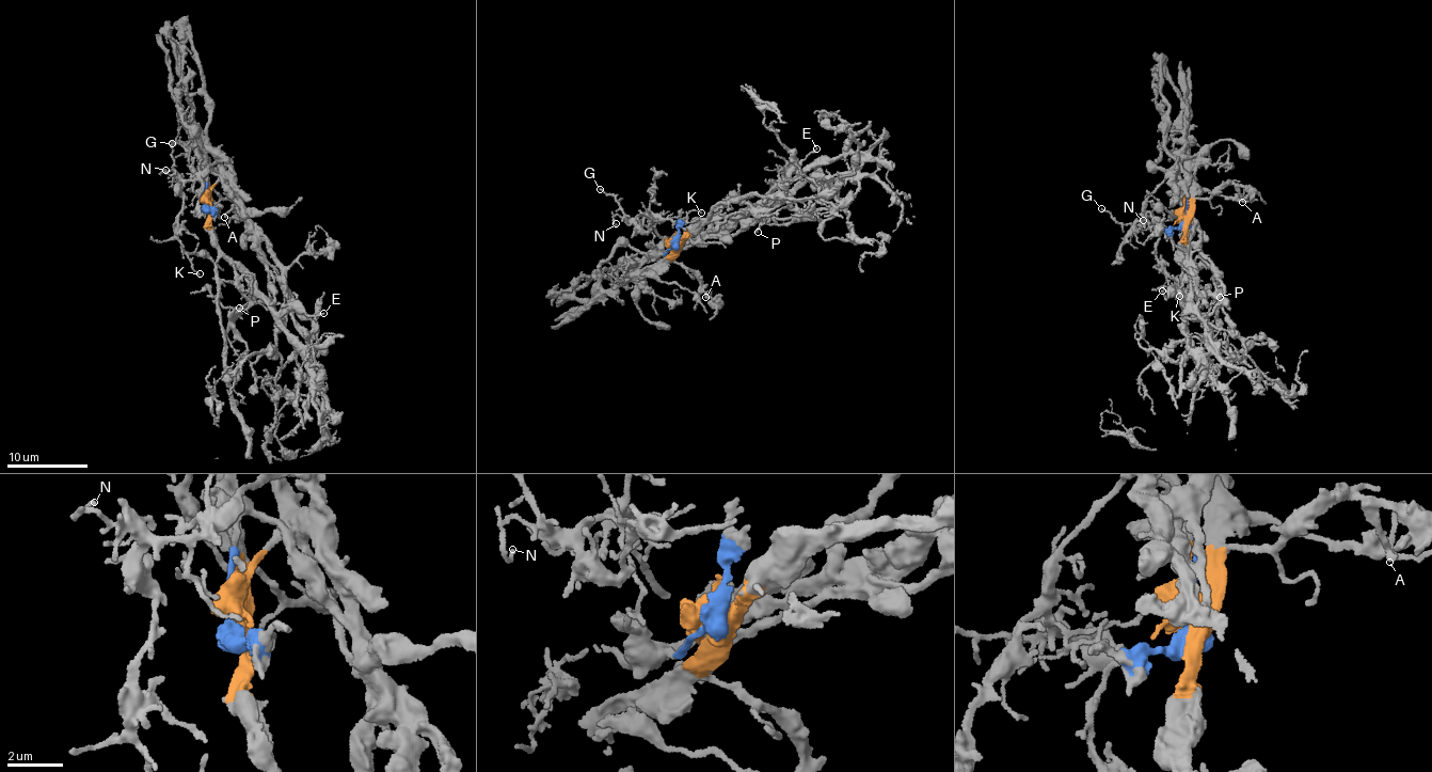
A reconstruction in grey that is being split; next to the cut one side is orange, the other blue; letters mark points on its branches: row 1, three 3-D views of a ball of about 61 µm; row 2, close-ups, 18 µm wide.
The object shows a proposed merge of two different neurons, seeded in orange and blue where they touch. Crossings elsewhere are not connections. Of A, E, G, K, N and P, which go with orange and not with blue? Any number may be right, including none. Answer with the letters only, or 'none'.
A, E, P

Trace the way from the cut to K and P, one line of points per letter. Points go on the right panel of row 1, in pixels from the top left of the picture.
K: (1184, 221), (1183, 185), (1173, 171), (1143, 211), (1161, 232), (1161, 270), (1178, 280), (1173, 295), (1178, 296)
P: (1184, 221), (1184, 255), (1194, 283), (1215, 306), (1219, 296)

